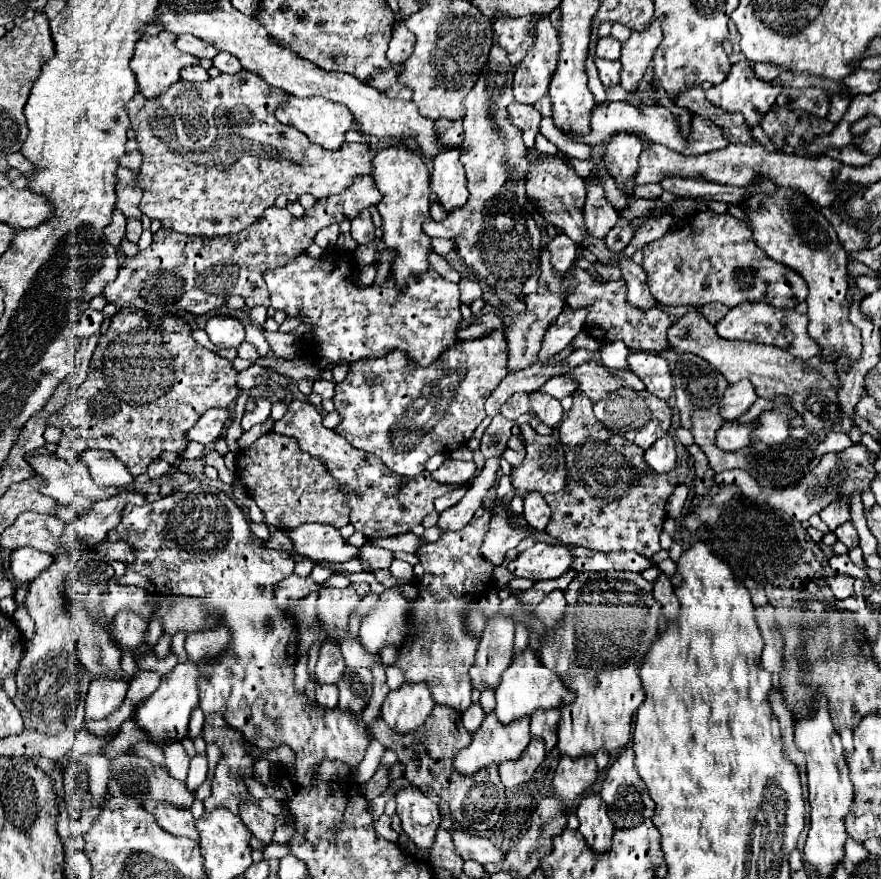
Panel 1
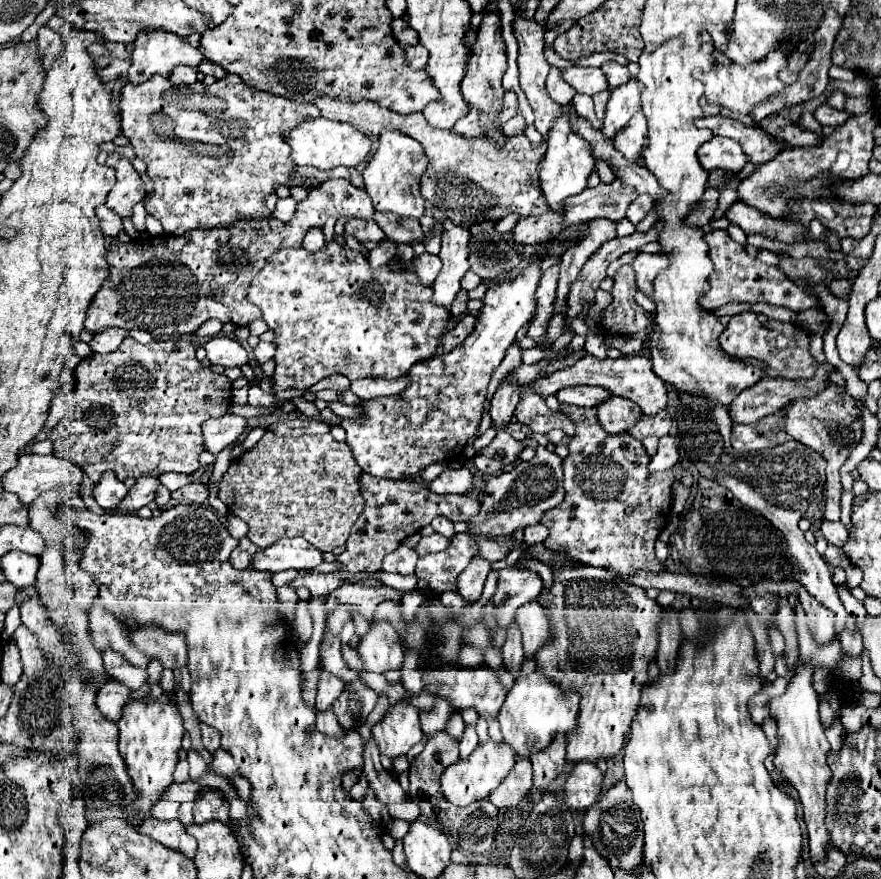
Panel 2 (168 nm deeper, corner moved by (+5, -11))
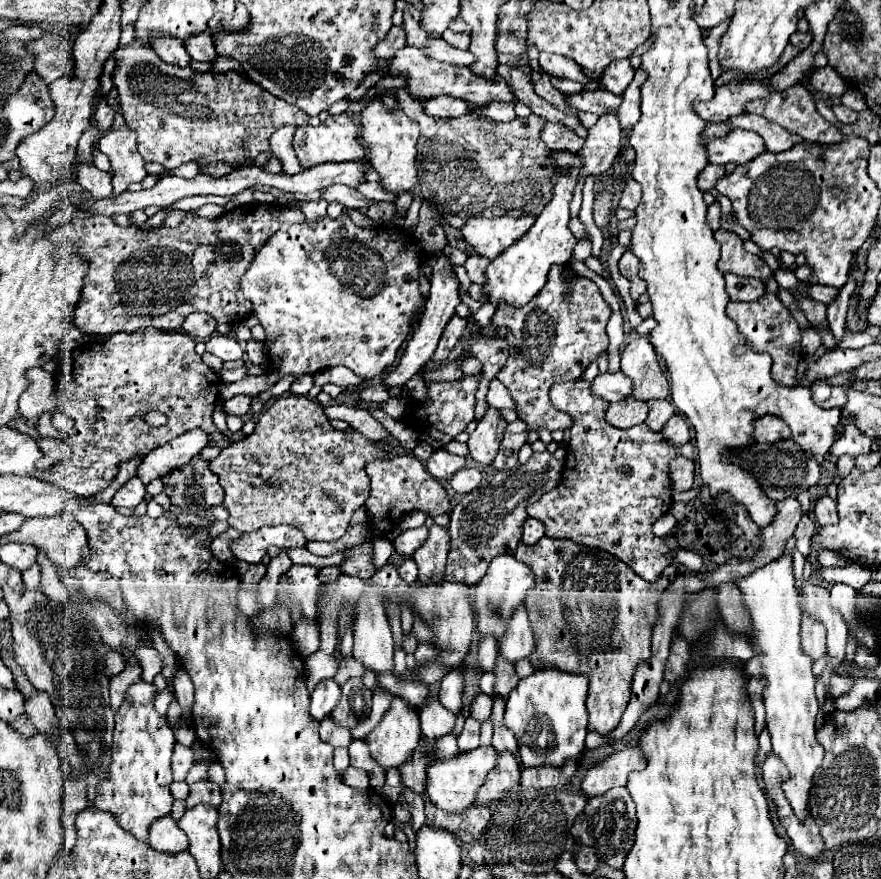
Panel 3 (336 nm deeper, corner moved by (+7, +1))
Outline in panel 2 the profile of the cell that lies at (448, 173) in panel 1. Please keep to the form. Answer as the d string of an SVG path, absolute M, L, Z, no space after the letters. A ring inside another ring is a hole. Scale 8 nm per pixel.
M445 218L443 222L443 236L441 236L441 252L439 258L443 260L443 268L433 282L433 302L451 308L455 294L459 292L459 282L469 270L469 228L463 224L455 224L453 220Z

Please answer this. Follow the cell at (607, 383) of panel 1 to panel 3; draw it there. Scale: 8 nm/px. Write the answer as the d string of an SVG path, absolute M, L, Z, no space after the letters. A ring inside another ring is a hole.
M627 398L617 404L609 404L607 422L615 428L631 428L635 424L643 424L647 420L647 412L649 408L645 402Z

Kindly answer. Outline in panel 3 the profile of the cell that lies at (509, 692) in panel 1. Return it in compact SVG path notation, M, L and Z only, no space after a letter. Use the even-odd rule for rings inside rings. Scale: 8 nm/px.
M539 668L509 694L505 708L505 726L515 732L519 746L535 750L539 760L523 760L523 766L563 766L575 760L585 748L587 734L587 676L555 668Z

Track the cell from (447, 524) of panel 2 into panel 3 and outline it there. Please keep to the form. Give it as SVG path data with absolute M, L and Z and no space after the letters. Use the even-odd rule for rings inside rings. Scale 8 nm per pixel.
M429 526L429 538L425 544L415 552L415 562L419 566L417 582L421 586L439 586L445 582L443 568L447 562L447 528Z

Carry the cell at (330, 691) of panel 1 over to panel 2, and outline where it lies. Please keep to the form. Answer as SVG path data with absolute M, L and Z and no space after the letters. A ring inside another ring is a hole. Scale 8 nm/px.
M331 708L325 712L315 712L315 716L317 716L317 730L319 732L323 732L327 736L341 736L343 734L343 728L339 726Z

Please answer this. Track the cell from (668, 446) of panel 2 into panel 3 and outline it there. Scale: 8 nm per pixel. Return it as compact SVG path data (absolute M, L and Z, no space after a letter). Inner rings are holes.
M673 416L663 428L663 436L675 446L683 446L685 442L689 442L689 426L681 416Z

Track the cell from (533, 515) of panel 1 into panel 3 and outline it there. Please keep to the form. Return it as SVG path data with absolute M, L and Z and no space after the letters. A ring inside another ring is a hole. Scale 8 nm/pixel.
M529 518L529 520L523 522L523 528L521 528L521 540L523 540L523 544L535 544L543 536L545 536L545 528L543 528L543 524L539 520Z

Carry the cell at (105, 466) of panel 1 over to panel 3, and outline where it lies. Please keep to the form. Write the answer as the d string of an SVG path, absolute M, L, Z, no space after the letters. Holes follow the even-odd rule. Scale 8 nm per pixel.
M135 476L125 486L121 486L117 490L111 504L113 506L123 506L123 508L137 508L143 502L143 498L145 498L145 484Z

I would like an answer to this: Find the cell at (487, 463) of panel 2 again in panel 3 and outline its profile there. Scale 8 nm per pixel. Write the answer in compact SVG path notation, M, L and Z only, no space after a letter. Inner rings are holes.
M505 432L501 448L499 448L499 452L497 452L491 466L495 470L511 470L511 468L515 468L519 464L517 454L519 454L519 448L525 444L525 438L527 438L527 432L521 432L521 434Z

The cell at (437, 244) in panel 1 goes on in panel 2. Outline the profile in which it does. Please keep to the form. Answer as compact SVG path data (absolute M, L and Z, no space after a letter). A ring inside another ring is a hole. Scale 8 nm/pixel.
M425 252L425 254L421 254L419 258L413 260L413 266L415 266L415 272L421 278L421 282L431 286L433 280L437 278L439 270L441 270L441 258L437 254Z

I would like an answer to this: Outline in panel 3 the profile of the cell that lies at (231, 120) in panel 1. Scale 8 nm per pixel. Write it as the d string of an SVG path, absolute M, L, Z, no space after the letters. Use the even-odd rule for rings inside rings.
M139 40L117 48L113 54L113 84L119 90L123 116L125 122L137 132L137 146L147 162L159 162L165 168L177 168L191 160L197 164L215 164L219 160L239 164L243 158L255 158L259 152L271 152L269 136L279 126L305 126L309 121L309 116L303 110L279 100L237 72L197 72L191 66L175 68L173 64L159 60L155 50L149 44L139 44ZM179 92L191 94L185 94L187 100L179 102ZM143 100L149 100L149 104L141 106Z

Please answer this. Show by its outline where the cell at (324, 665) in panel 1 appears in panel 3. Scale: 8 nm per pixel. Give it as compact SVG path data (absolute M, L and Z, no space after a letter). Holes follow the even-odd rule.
M333 678L319 682L311 692L311 704L309 704L311 718L317 722L327 718L329 712L339 704L339 696L341 696L341 688Z

